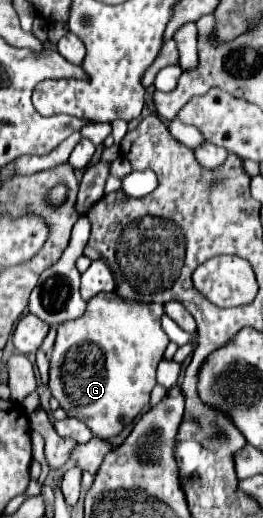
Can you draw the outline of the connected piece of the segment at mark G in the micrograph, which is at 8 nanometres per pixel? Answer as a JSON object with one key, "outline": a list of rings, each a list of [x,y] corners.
{"outline":[[[99,293],[89,299],[87,311],[79,319],[57,327],[49,371],[51,395],[67,411],[67,415],[81,419],[99,439],[119,435],[149,403],[151,389],[155,387],[155,369],[169,343],[169,337],[161,329],[161,315],[161,303],[139,303],[121,299],[117,293]]]}

